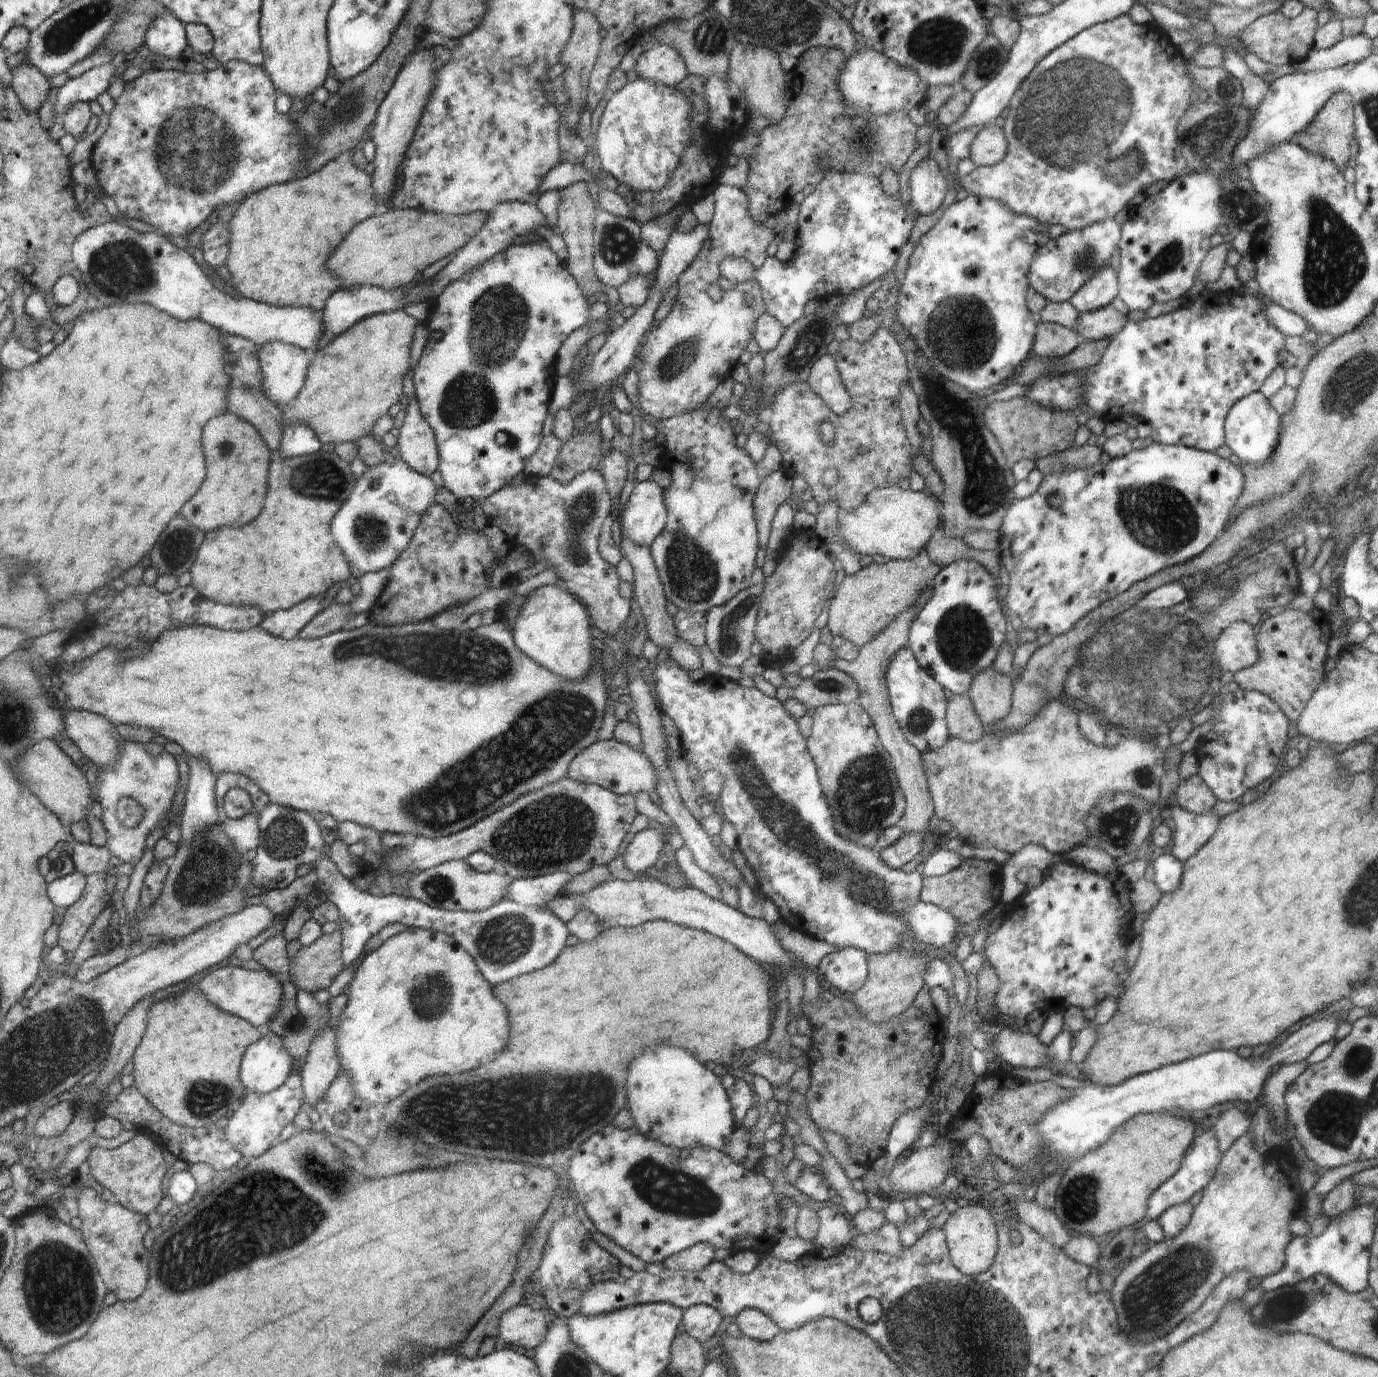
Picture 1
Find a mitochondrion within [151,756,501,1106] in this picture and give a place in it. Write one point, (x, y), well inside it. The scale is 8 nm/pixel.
(209, 873)

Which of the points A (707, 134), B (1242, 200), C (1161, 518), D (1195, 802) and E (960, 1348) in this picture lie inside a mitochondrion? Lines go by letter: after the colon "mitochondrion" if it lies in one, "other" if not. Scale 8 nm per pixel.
A: other
B: mitochondrion
C: mitochondrion
D: other
E: mitochondrion

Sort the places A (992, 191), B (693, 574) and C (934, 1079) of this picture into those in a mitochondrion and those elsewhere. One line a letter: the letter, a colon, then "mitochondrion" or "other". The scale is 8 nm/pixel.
A: other
B: mitochondrion
C: other

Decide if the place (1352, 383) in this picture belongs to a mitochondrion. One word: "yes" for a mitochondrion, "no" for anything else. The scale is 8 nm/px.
yes

